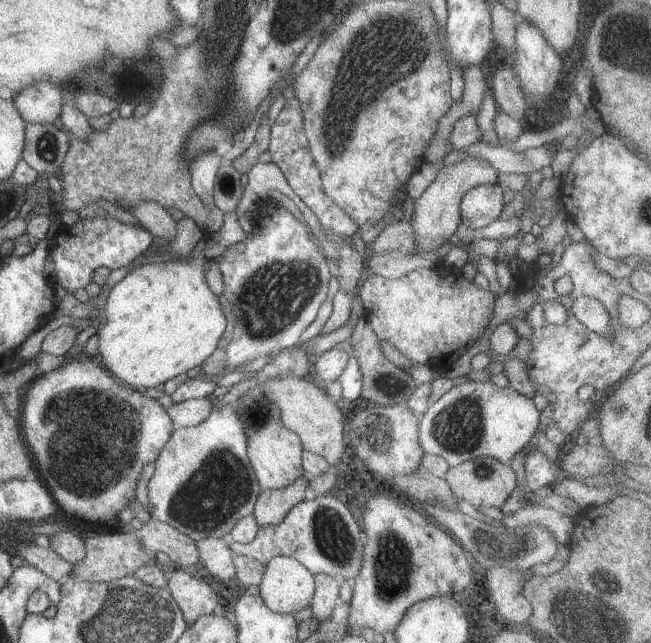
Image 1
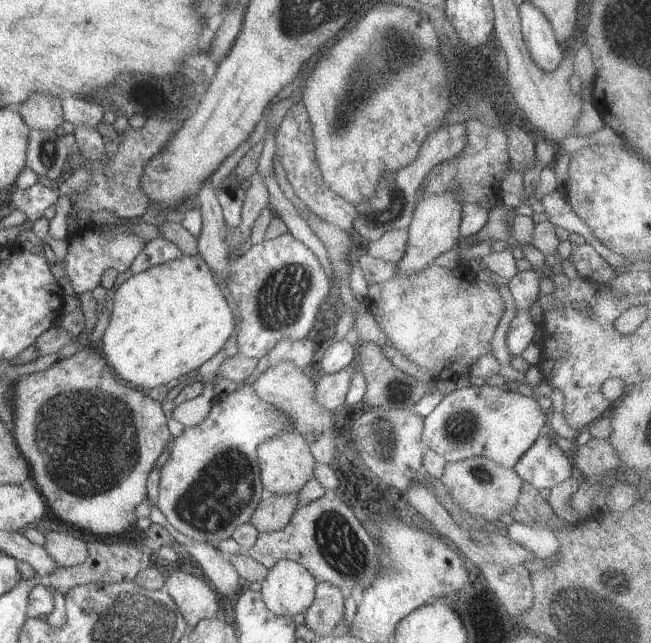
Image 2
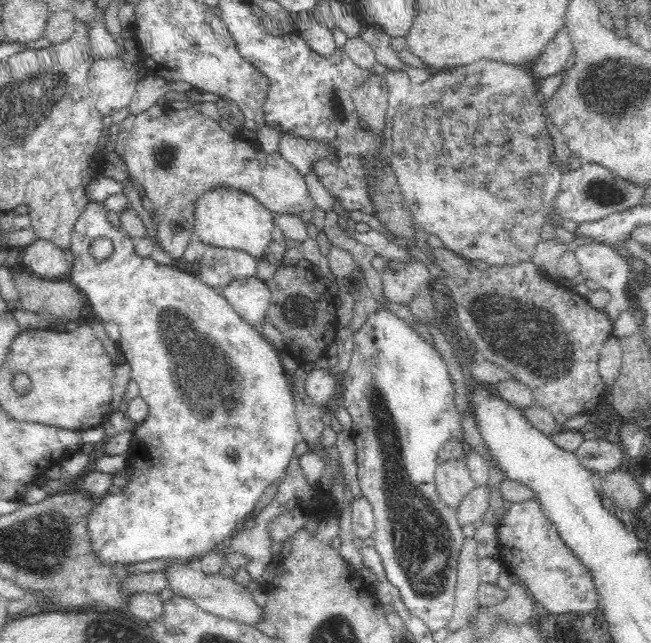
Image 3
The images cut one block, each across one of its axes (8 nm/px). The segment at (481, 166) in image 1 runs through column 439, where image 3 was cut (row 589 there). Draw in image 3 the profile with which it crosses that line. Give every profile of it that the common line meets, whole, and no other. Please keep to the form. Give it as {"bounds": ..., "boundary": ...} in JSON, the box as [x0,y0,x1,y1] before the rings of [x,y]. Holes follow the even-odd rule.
{"bounds":[164,564,266,627],"boundary":[[[173,564],[164,571],[169,581],[168,588],[174,594],[189,598],[206,612],[253,627],[260,620],[266,619],[265,607],[260,607],[256,603],[253,592],[237,584],[233,578],[225,578],[220,573],[206,574],[202,569],[194,568],[192,564]]]}

